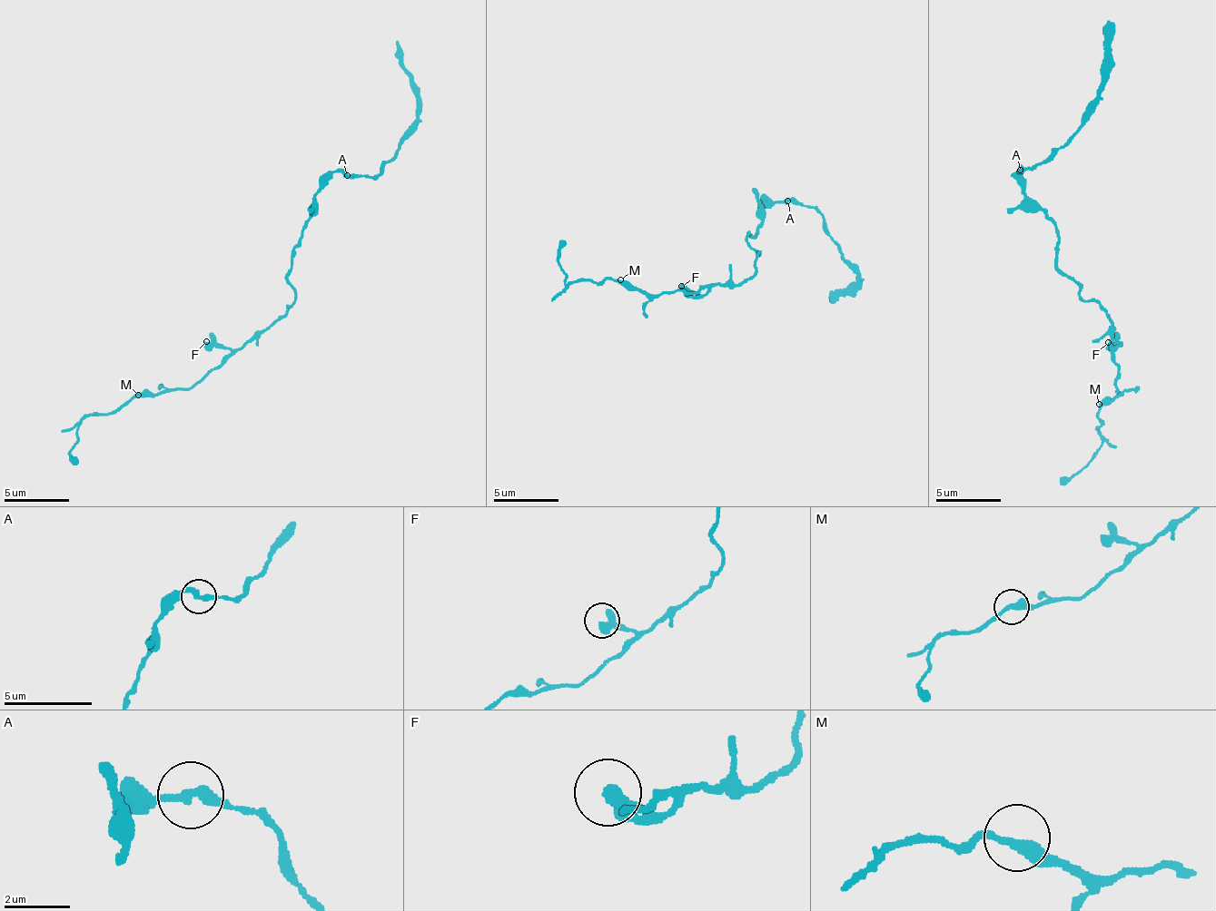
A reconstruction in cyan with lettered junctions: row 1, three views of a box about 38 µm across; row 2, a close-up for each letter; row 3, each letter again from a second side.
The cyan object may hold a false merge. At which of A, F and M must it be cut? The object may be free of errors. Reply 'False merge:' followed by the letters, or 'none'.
False merge: A

